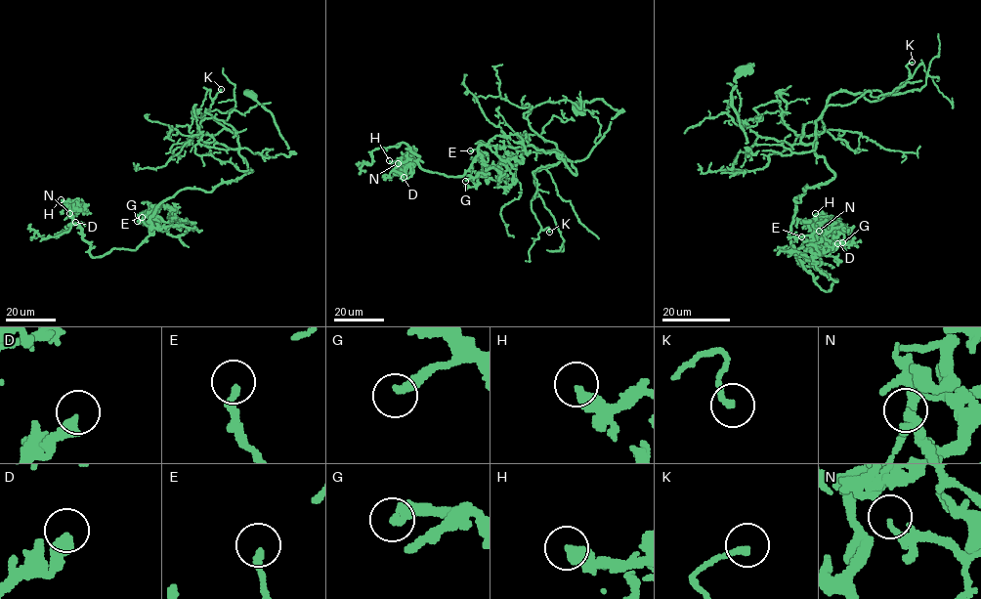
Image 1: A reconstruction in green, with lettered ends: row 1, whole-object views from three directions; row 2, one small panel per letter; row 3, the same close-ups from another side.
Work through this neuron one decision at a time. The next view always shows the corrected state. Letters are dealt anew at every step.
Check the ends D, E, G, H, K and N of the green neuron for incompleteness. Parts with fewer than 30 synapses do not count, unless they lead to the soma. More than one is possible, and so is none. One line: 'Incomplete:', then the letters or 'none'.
Incomplete: none

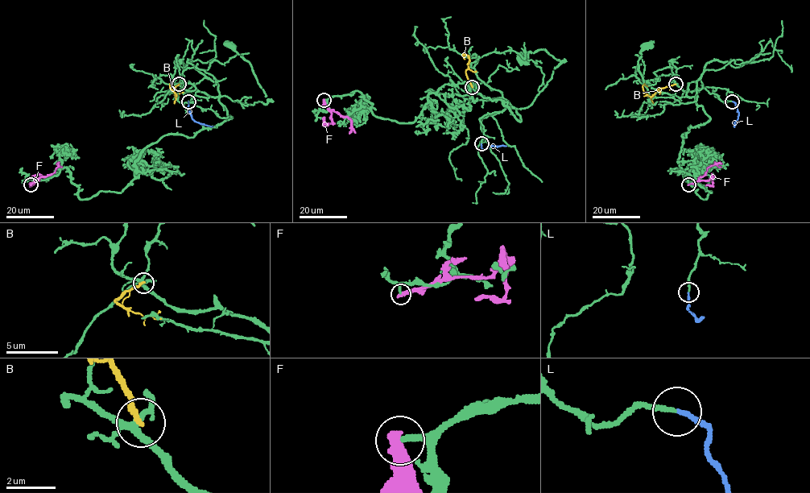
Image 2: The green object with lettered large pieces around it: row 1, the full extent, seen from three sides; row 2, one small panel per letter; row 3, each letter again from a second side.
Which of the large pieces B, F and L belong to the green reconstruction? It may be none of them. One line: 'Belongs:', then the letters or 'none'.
Belongs: L

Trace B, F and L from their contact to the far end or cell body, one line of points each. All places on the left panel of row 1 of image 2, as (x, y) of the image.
B: (179, 84), (172, 88), (175, 96), (171, 87)
F: (30, 184), (41, 177), (52, 174), (58, 165), (62, 166)
L: (188, 101), (191, 117), (198, 122), (212, 126)

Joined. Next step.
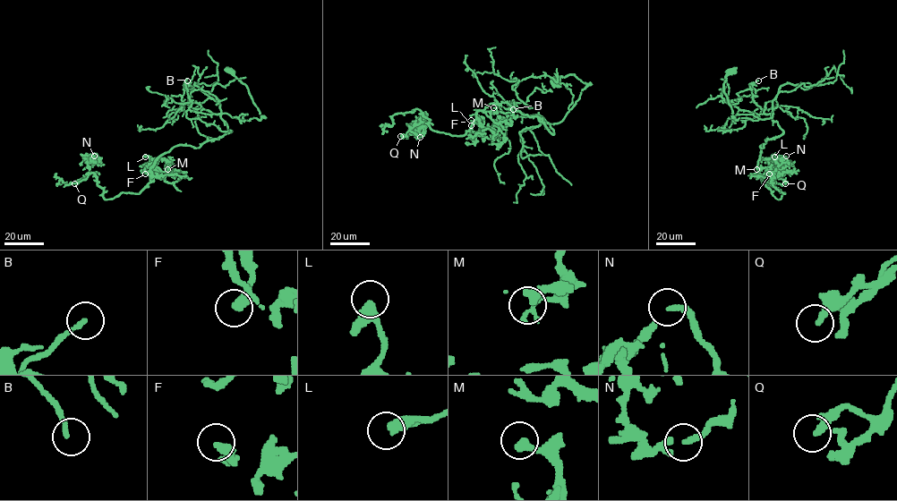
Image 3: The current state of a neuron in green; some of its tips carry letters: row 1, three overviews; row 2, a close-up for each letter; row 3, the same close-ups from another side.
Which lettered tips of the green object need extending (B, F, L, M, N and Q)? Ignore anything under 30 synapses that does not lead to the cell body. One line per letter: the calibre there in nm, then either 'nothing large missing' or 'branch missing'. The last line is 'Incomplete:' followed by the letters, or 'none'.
B: calibre 180 nm; nothing large missing
F: calibre 320 nm; nothing large missing
L: calibre 320 nm; nothing large missing
M: calibre 300 nm; nothing large missing
N: calibre 160 nm; nothing large missing
Q: calibre 300 nm; nothing large missing
Incomplete: none

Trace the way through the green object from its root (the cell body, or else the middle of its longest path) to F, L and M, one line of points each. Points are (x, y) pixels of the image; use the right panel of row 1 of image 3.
F: (761, 145), (758, 173), (768, 181), (773, 174), (772, 166), (769, 174)
L: (761, 145), (758, 173), (767, 181), (774, 168), (784, 166), (781, 156), (774, 157)
M: (761, 145), (758, 174), (773, 182), (770, 168), (756, 169)

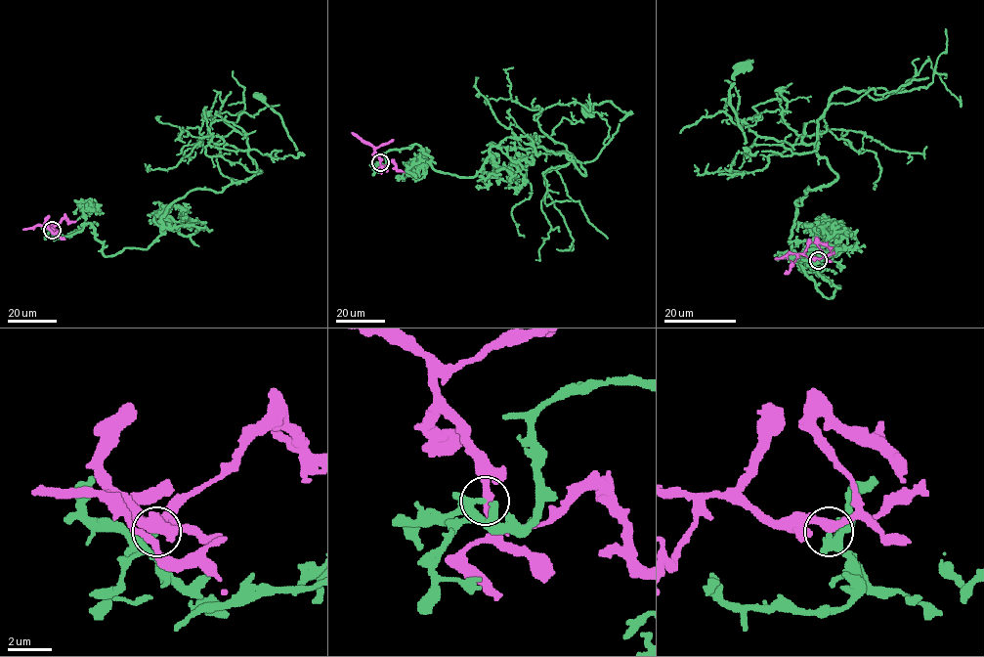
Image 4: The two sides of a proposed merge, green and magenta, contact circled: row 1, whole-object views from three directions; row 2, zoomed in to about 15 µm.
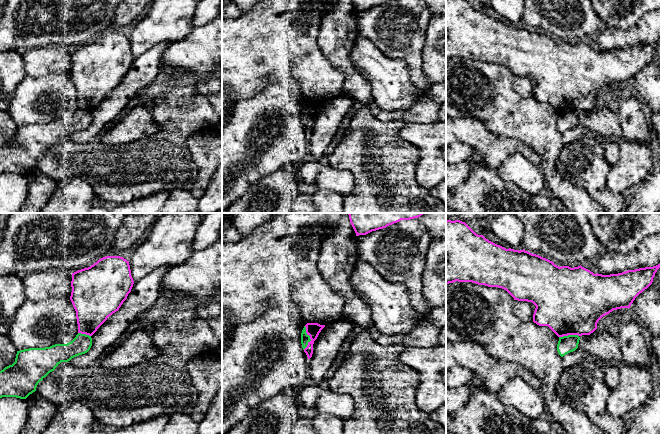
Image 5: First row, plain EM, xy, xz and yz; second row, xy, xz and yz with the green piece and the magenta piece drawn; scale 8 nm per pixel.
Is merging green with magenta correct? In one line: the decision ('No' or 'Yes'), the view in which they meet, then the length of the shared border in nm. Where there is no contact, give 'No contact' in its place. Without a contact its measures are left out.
No. Touches green in xz. Shared border 190 nm

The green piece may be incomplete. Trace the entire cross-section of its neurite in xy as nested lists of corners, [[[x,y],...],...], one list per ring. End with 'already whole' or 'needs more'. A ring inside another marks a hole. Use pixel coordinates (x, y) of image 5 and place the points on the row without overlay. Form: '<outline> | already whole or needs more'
[[[78,109],[67,120],[55,120],[45,124],[29,124],[17,127],[15,138],[0,147],[0,174],[16,173],[26,175],[36,167],[36,163],[61,138],[68,138],[72,134],[87,129],[92,122],[89,111]]] | already whole

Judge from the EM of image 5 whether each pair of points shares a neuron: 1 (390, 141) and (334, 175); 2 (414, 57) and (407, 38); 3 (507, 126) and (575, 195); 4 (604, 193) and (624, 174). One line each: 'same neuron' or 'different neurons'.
1: different neurons
2: same neuron
3: same neuron
4: different neurons

